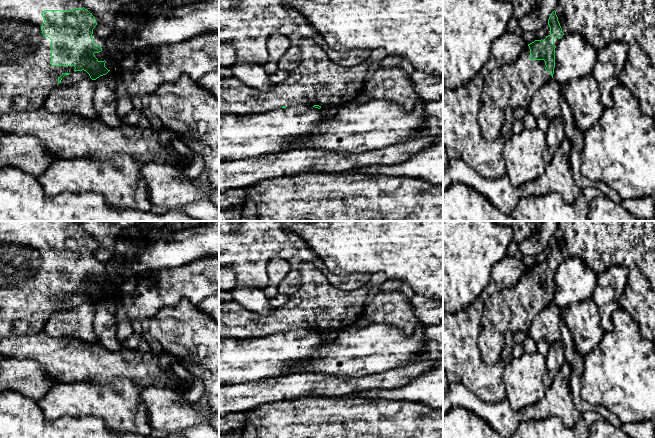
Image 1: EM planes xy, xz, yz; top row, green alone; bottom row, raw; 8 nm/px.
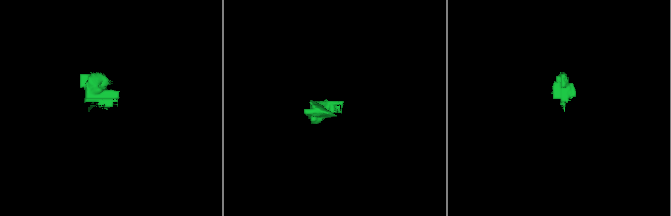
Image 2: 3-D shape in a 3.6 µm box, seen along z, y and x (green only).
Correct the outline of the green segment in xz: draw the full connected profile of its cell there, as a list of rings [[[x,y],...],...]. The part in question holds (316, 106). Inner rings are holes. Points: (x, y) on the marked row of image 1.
[[[302,39],[298,47],[301,50],[301,63],[297,69],[272,90],[263,91],[246,86],[236,77],[219,79],[219,112],[244,117],[262,114],[266,111],[298,105],[308,105],[320,109],[327,105],[343,106],[363,92],[368,62],[357,66],[343,67],[335,64],[322,48],[311,39]]]

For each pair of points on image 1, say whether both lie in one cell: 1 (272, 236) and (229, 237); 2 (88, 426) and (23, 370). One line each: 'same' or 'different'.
1: same
2: different

